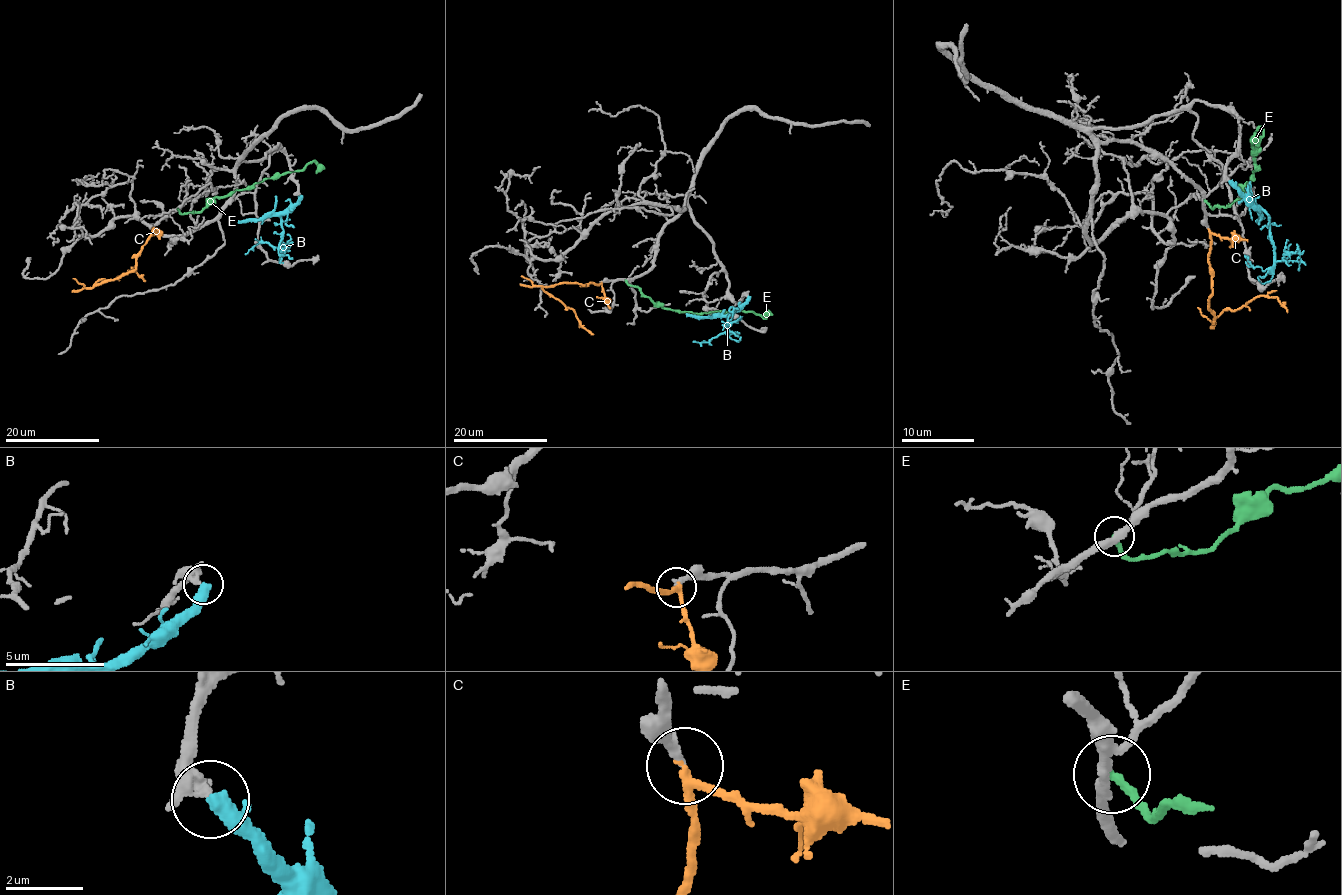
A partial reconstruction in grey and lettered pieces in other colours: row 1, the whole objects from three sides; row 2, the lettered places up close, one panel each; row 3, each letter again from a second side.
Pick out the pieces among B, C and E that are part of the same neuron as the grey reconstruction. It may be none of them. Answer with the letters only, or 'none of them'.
C

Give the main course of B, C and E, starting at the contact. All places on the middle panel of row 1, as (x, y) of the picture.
B: (748, 296), (743, 304), (727, 317), (730, 323), (727, 329), (708, 342), (693, 341)
C: (600, 283), (564, 283), (544, 289), (572, 309), (583, 327), (593, 334)
E: (625, 281), (637, 286), (656, 304), (684, 312), (754, 311), (765, 318), (768, 310)

